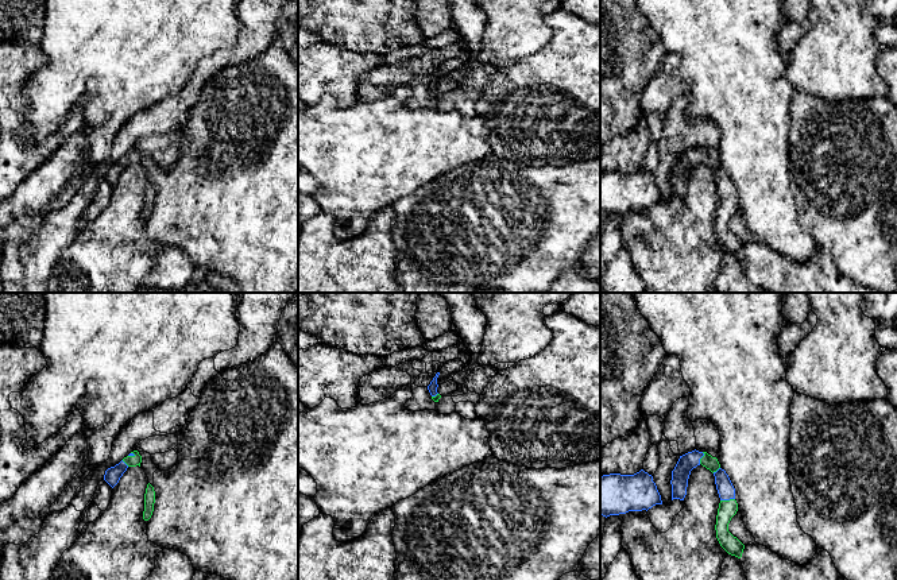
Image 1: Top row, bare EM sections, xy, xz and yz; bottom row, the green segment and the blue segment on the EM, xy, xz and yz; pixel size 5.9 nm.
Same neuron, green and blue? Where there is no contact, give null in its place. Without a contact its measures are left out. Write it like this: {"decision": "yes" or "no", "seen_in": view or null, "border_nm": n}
{"decision": "yes", "seen_in": "yz", "border_nm": 90}

